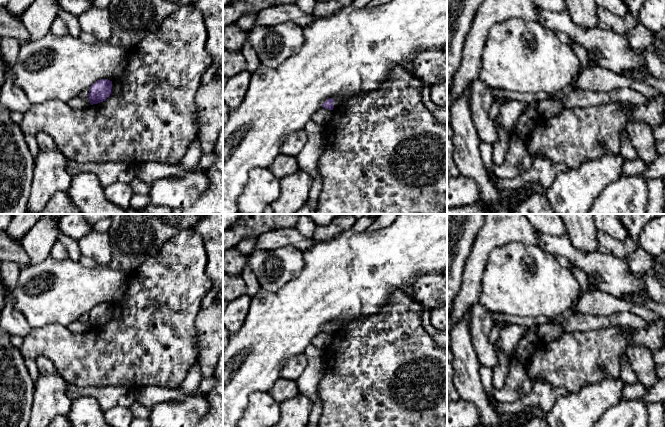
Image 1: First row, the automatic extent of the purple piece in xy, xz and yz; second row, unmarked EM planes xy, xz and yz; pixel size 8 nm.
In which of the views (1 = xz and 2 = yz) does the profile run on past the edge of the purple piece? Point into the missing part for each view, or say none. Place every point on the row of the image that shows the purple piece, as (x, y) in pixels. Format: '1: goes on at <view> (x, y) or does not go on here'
1: does not go on here
2: does not go on here

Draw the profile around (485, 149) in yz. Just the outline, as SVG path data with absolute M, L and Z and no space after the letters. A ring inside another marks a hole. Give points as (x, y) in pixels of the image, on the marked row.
M480 142L479 152L480 152L480 156L482 158L483 164L485 166L485 169L488 175L492 178L494 176L492 172L492 168L494 166L492 161L492 145L489 143Z

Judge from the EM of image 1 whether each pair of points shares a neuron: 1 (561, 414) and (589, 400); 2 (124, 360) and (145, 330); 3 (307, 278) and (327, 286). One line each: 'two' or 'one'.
1: one
2: one
3: one

